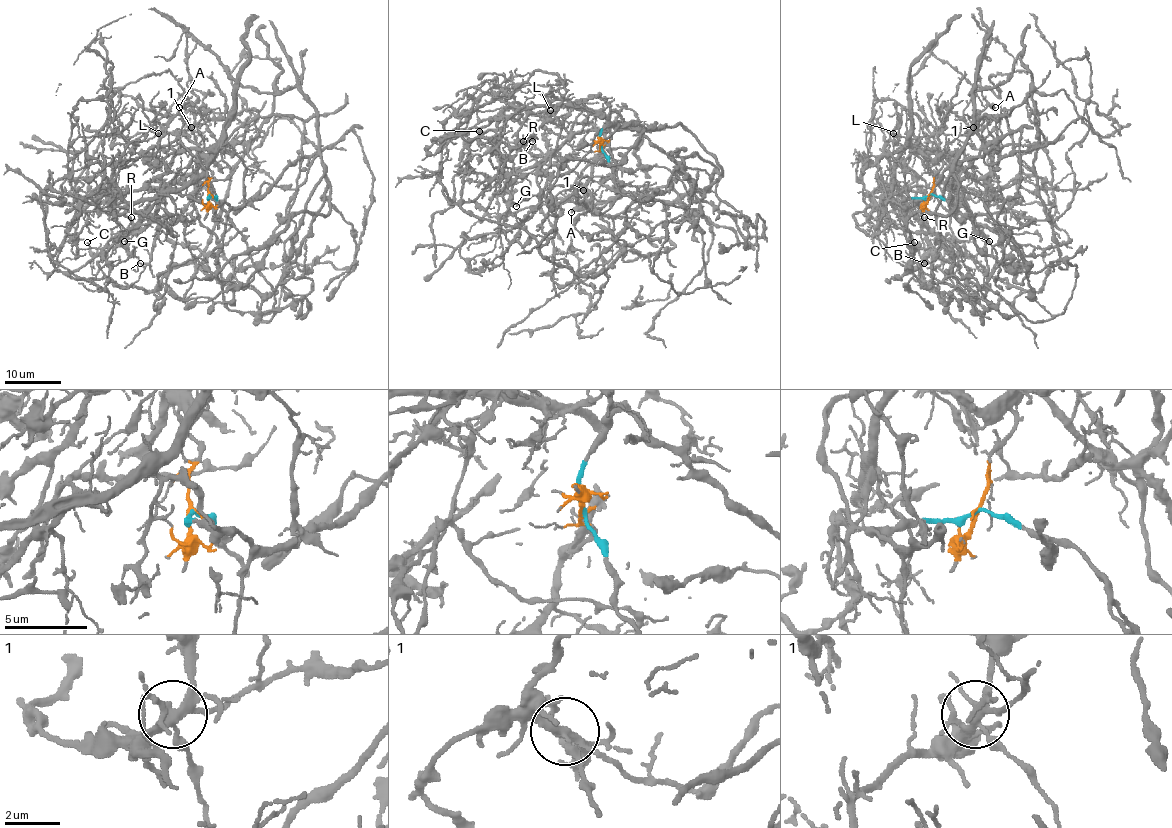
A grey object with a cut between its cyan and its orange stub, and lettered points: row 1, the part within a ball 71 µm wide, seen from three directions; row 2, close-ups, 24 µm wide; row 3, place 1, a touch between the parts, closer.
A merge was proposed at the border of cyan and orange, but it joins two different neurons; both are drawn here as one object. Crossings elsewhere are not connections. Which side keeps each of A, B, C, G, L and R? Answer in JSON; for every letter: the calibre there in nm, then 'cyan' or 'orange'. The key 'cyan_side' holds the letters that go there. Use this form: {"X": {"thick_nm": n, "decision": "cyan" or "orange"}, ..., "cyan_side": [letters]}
{"A": {"thick_nm": 360, "decision": "orange"}, "B": {"thick_nm": 120, "decision": "orange"}, "C": {"thick_nm": 100, "decision": "orange"}, "G": {"thick_nm": 110, "decision": "orange"}, "L": {"thick_nm": 170, "decision": "orange"}, "R": {"thick_nm": 120, "decision": "orange"}, "cyan_side": []}

